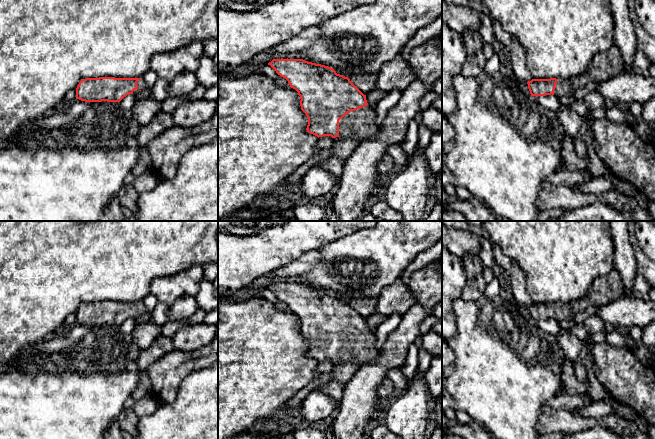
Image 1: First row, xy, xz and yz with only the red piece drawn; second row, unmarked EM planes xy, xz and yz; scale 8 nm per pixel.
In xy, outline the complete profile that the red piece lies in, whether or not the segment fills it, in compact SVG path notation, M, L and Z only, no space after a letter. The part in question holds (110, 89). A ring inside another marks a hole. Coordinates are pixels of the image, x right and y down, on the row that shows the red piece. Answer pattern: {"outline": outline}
{"outline": "M99 77L82 79L76 88L76 99L85 102L120 102L129 94L147 87L142 78Z"}

